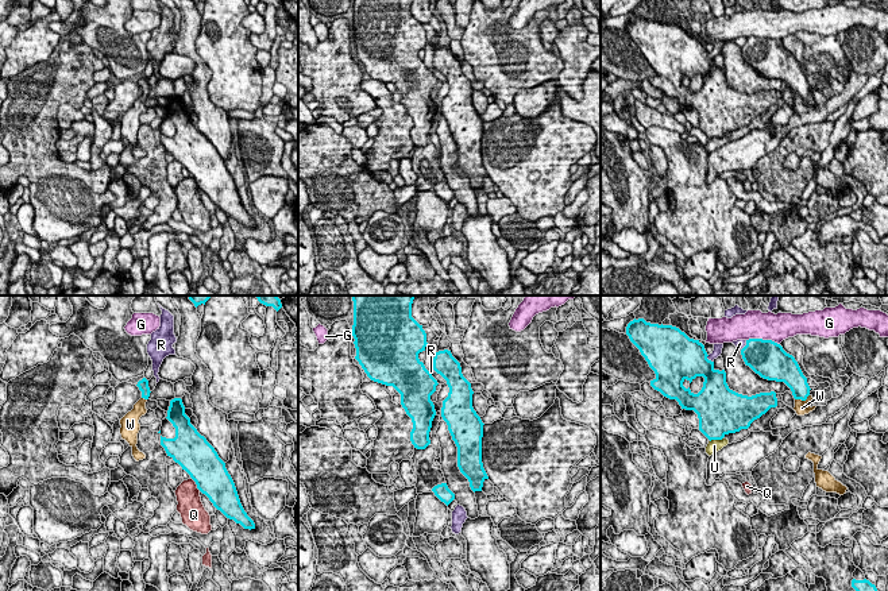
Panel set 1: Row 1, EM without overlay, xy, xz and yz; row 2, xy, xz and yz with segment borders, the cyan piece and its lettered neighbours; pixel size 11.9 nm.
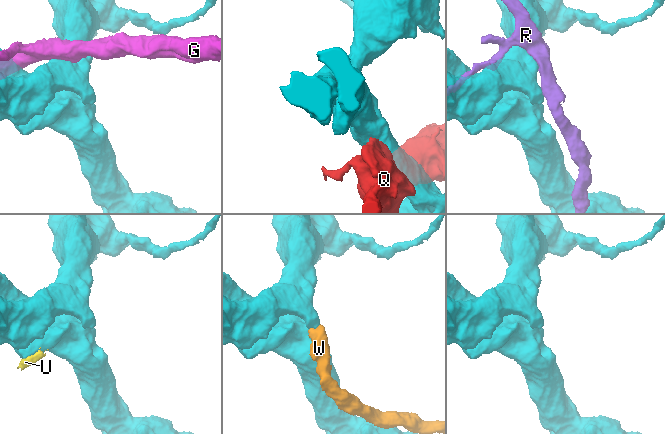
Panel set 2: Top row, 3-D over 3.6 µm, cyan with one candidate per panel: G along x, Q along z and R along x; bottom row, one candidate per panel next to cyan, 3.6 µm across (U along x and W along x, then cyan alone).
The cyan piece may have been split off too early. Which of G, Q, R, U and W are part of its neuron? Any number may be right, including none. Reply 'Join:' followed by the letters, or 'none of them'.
Join: W

